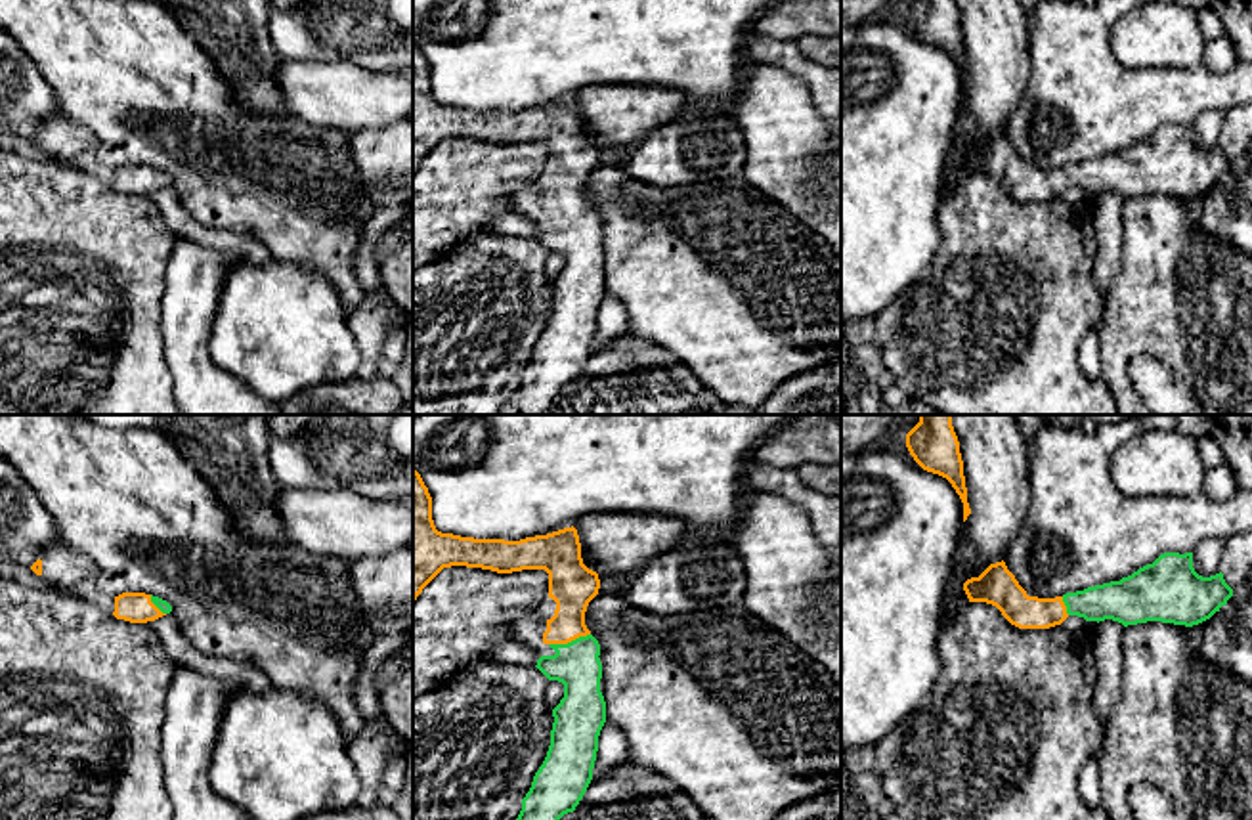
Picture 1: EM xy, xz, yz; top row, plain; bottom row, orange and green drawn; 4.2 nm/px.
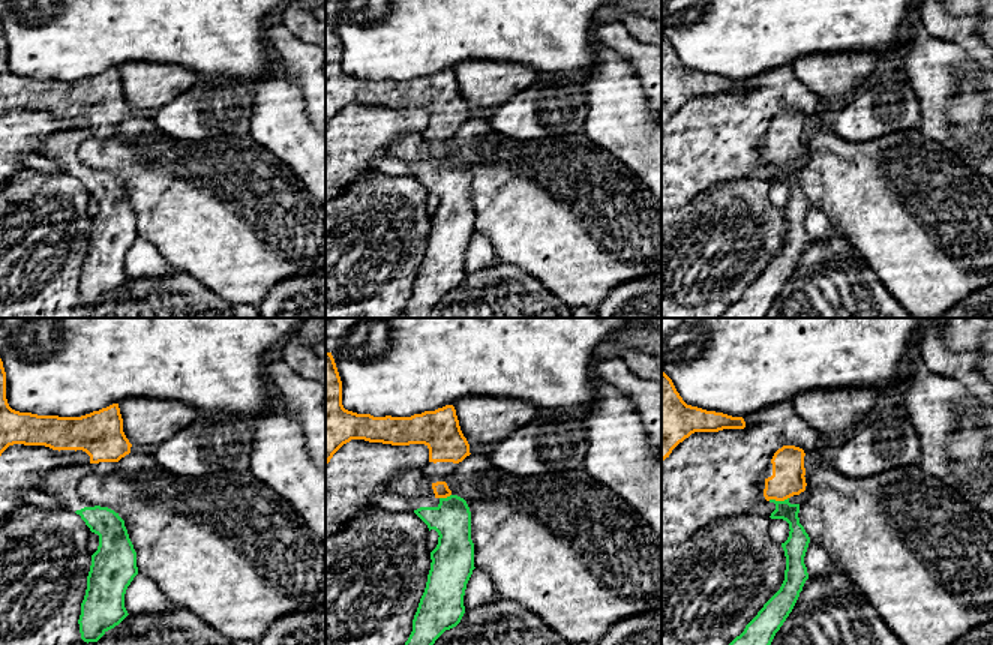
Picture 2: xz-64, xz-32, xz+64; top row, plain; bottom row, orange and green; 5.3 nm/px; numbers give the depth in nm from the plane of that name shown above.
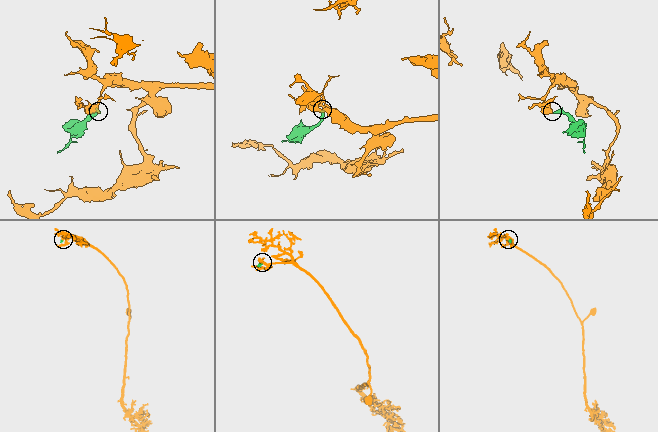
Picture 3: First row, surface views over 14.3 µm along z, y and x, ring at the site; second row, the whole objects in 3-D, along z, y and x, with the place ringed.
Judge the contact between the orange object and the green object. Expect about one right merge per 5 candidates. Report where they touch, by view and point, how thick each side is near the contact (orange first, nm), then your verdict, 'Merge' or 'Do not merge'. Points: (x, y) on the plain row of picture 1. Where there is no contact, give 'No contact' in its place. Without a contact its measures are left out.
Touches orange at xz (568, 213). Thickness 200 nm (orange) against 190 nm. Merge

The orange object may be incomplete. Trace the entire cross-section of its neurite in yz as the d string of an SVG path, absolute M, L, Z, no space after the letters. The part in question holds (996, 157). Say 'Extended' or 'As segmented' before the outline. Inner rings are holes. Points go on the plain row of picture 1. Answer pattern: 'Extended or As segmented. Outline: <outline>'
Extended. Outline: M1164 124L1120 153L1055 170L1028 168L1002 132L967 151L963 162L969 174L996 178L1019 201L1049 201L1069 187L1097 195L1112 191L1124 199L1147 193L1193 199L1233 168L1221 143L1210 149L1195 143L1193 124Z

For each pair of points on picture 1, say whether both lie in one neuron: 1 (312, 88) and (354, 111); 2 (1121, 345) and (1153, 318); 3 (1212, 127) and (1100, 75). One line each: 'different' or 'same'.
1: same
2: same
3: different

